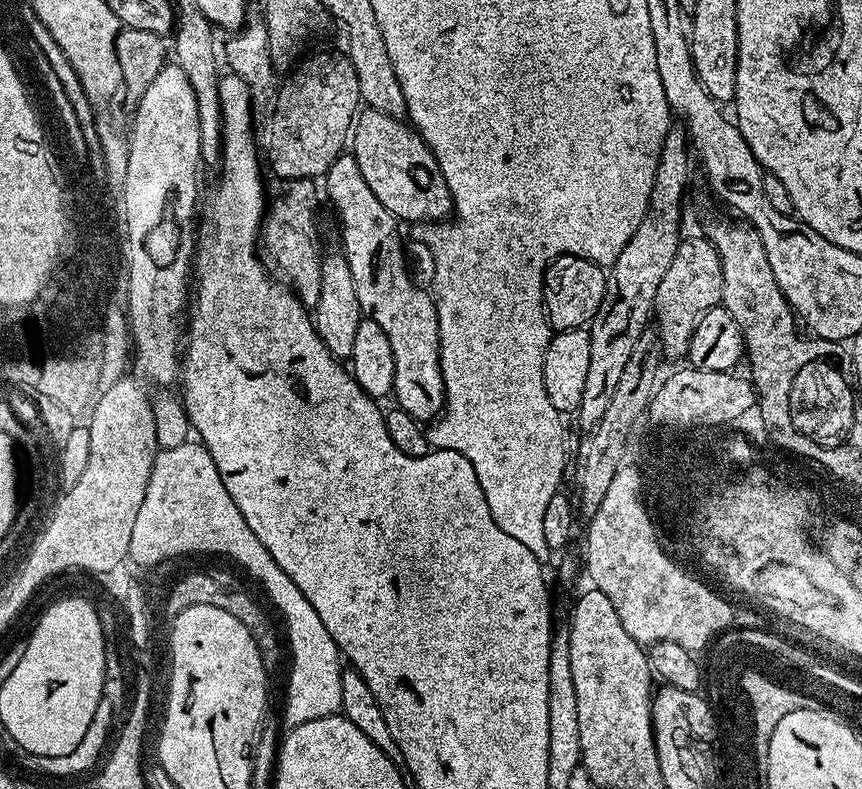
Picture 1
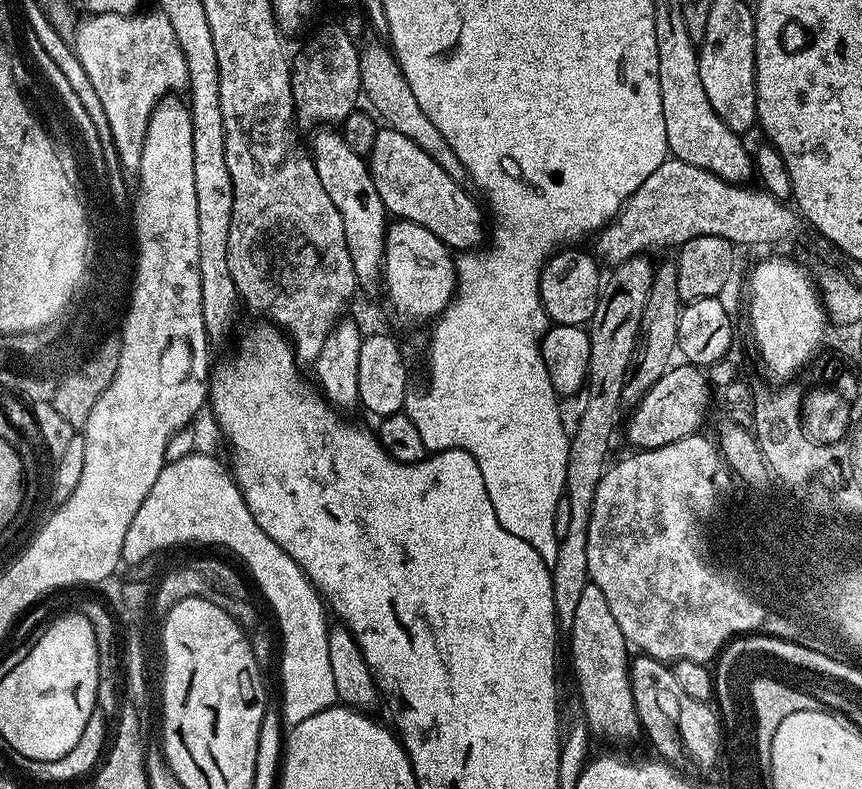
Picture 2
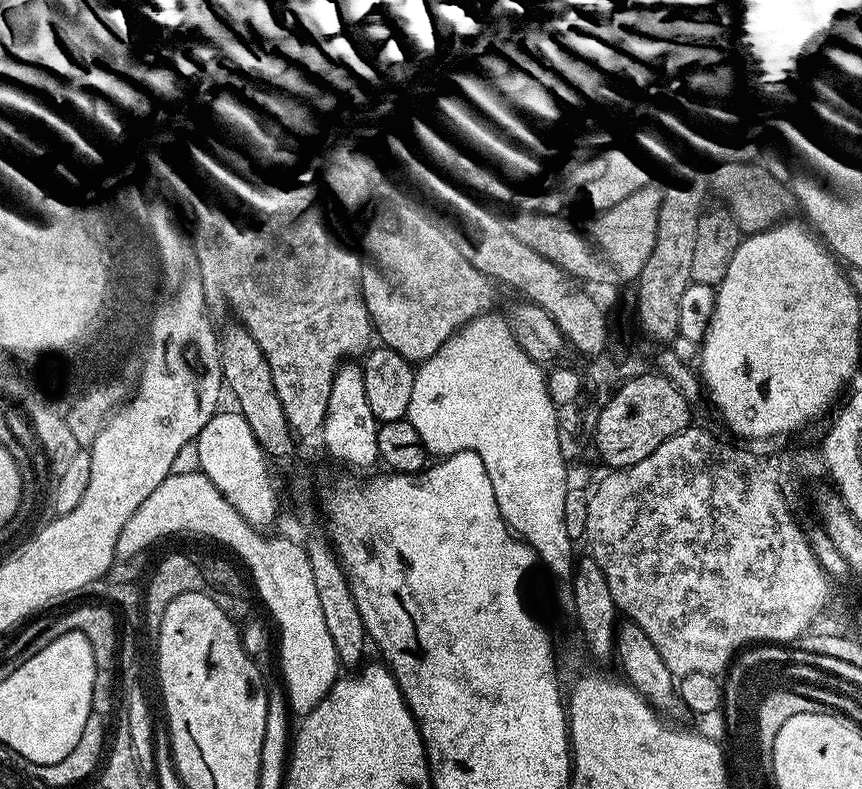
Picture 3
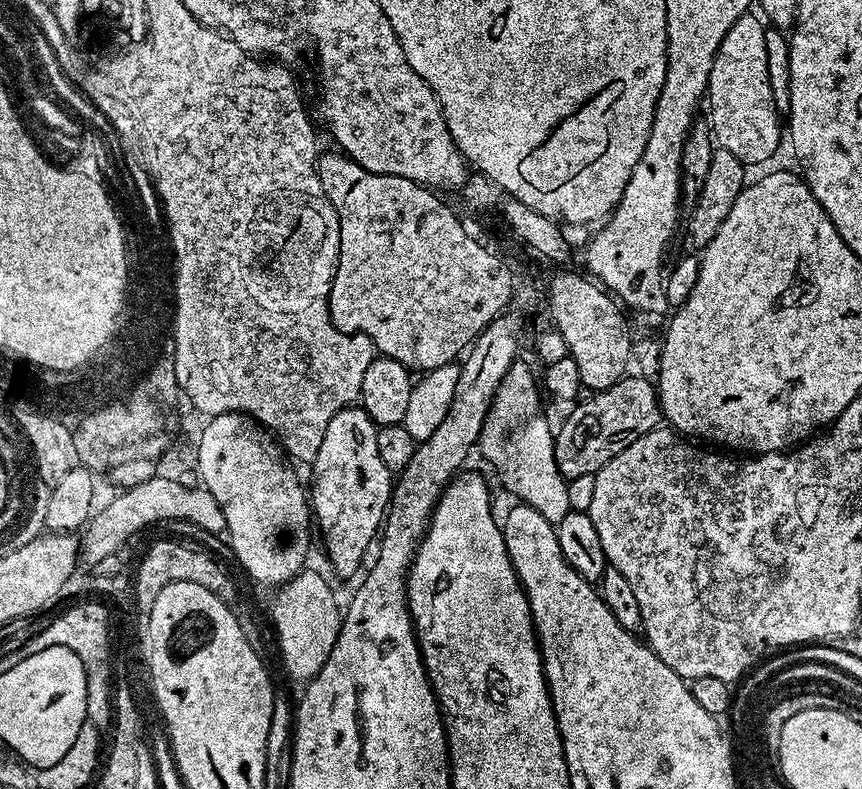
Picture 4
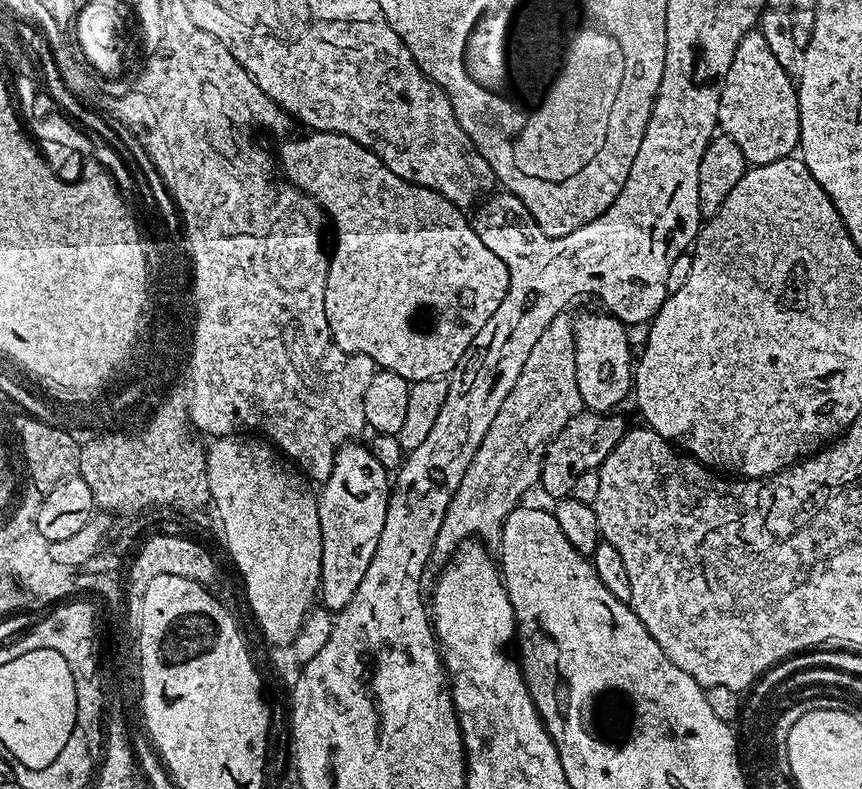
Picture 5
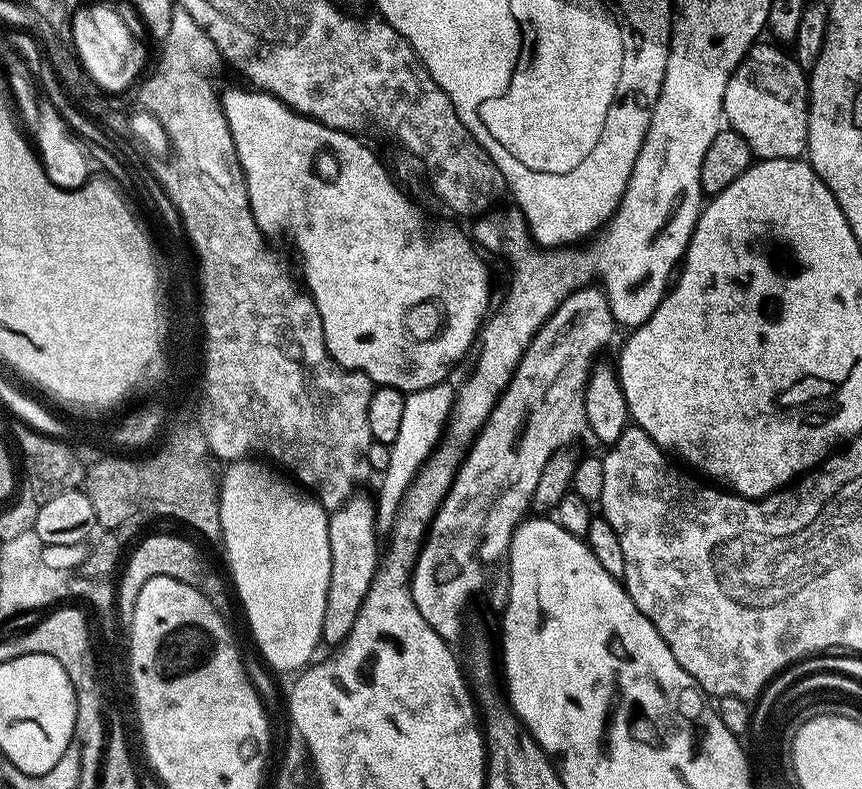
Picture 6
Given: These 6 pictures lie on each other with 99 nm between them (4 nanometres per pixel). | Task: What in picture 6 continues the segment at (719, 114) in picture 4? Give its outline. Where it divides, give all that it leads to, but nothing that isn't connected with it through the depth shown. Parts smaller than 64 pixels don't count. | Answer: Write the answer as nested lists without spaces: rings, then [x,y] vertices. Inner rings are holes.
[[[764,43],[753,44],[726,86],[722,128],[761,161],[787,160],[802,148],[802,126],[807,125],[810,105],[808,76],[795,55],[787,56],[775,43]]]

